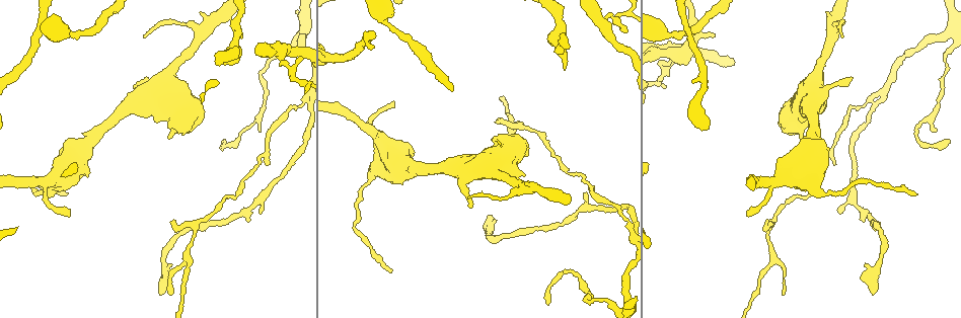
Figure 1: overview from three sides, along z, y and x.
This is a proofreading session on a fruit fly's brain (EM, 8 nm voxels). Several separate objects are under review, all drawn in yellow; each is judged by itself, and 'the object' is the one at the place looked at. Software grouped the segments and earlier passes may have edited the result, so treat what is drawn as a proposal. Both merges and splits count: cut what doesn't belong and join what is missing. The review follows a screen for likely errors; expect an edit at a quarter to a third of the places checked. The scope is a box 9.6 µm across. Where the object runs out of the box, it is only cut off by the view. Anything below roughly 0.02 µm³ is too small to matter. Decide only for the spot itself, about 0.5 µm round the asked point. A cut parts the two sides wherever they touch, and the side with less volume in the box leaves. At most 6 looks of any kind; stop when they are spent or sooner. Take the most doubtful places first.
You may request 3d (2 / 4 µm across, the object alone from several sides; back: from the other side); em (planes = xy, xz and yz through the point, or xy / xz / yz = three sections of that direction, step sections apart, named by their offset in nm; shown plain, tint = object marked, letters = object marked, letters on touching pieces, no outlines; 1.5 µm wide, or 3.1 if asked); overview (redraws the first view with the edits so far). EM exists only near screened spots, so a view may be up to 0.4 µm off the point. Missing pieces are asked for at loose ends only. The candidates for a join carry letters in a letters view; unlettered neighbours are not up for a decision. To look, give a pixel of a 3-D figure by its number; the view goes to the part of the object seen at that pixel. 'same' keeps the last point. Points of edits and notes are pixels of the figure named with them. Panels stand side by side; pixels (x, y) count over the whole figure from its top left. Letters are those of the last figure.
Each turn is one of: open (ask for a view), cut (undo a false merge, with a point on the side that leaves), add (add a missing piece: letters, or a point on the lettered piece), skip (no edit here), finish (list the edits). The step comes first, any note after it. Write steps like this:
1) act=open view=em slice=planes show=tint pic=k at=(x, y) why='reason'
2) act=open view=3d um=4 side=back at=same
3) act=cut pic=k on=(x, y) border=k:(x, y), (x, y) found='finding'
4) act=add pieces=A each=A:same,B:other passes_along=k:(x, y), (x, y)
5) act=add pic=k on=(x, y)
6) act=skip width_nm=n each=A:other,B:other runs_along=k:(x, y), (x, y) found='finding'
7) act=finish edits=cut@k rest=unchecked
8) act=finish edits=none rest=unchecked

act=open view=3d um=2 pic=1 at=(713, 35) why='branch stops here'

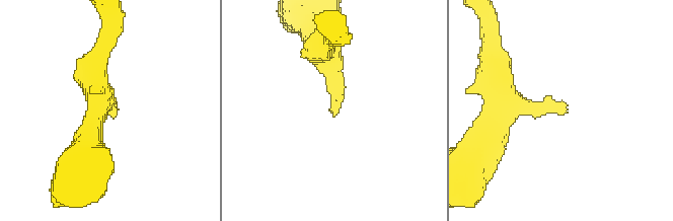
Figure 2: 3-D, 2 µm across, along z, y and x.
act=open view=em slice=planes show=tint pic=2 at=(330, 112) why='now the EM'

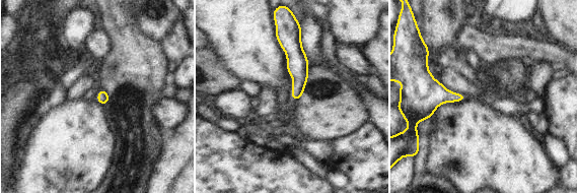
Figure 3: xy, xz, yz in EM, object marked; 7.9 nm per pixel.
act=open view=em slice=planes show=letters at=same

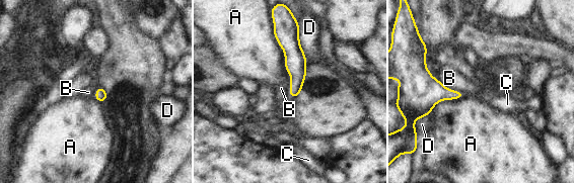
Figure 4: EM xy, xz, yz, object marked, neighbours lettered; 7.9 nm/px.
act=add pieces=C each=A:other,B:other,C:same,D:other passes_along=4:(295, 59), (290, 85), (289, 99) found='the cell continues'

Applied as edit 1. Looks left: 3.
act=open view=em slice=yz step=8 show=letters pic=1 at=(260, 132) why='thin end'

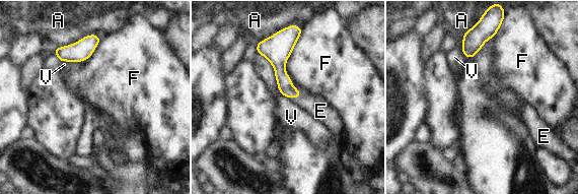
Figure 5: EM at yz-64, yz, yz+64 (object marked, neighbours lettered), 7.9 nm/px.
act=add pieces=E each=A:other,E:same,F:other,V:other passes_along=5:(285, 86), (295, 96), (320, 111) found='it goes on there'

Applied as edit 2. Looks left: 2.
act=open view=em slice=planes show=tint pic=1 at=(412, 165) why='sudden change in width'

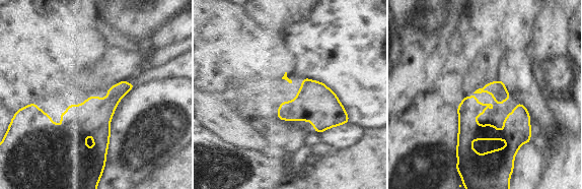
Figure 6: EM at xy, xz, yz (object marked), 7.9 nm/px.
act=open view=em slice=planes show=letters at=same why='see the neighbours'

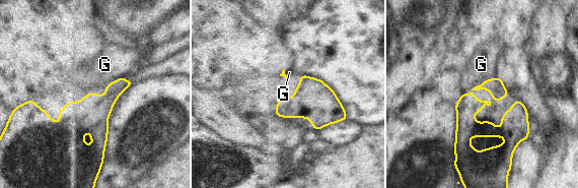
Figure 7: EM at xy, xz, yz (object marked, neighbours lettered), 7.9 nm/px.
act=skip each=G:other border=7:(496, 76), (485, 79), (471, 89) found='continuous, no second cell'

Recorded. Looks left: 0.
act=finish edits=add@4,add@5 rest=unchecked

